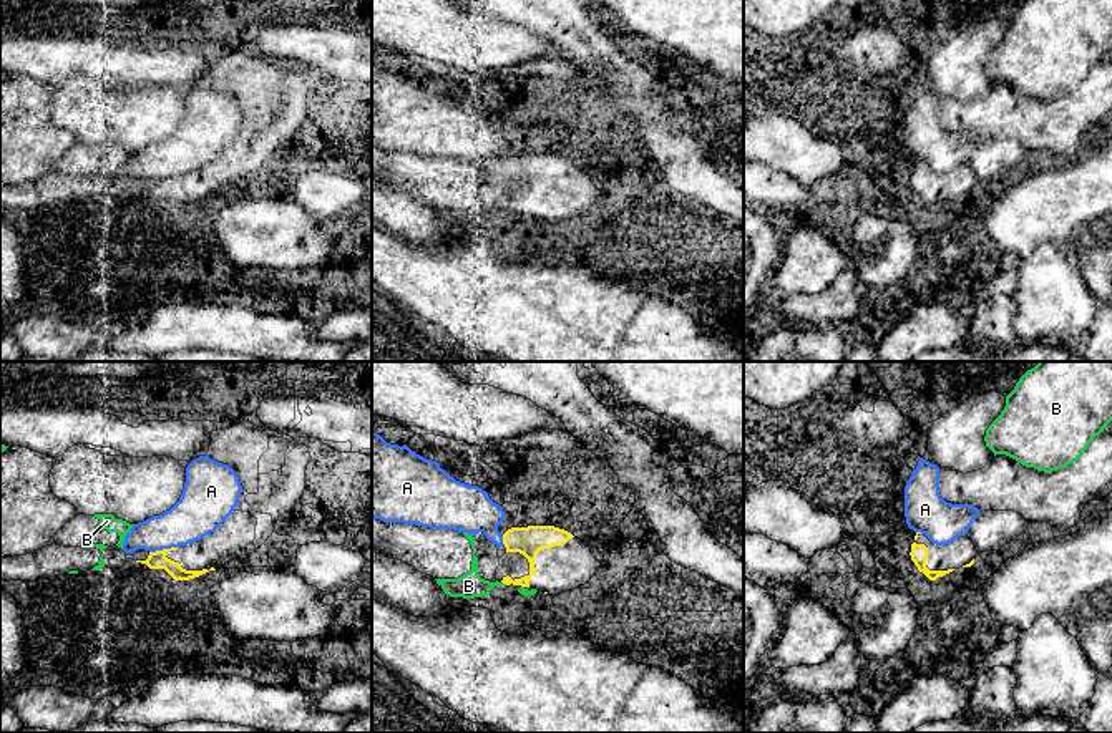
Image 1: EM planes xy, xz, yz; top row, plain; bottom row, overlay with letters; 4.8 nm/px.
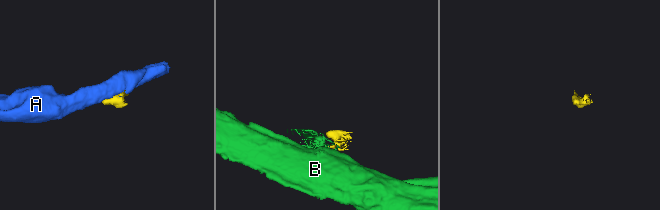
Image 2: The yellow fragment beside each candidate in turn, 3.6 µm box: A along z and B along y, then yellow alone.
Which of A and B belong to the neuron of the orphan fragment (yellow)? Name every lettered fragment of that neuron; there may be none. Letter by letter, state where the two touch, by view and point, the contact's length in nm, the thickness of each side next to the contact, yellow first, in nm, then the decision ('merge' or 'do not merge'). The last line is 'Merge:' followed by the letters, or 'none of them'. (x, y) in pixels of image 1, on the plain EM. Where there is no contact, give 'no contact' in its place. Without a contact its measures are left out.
A: contact xy (163, 178); length 140 nm; calibres 90 and 220 nm; do not merge
B: contact xz (507, 213); length 50 nm; calibres 140 and 120 nm; do not merge
Merge: none of them

